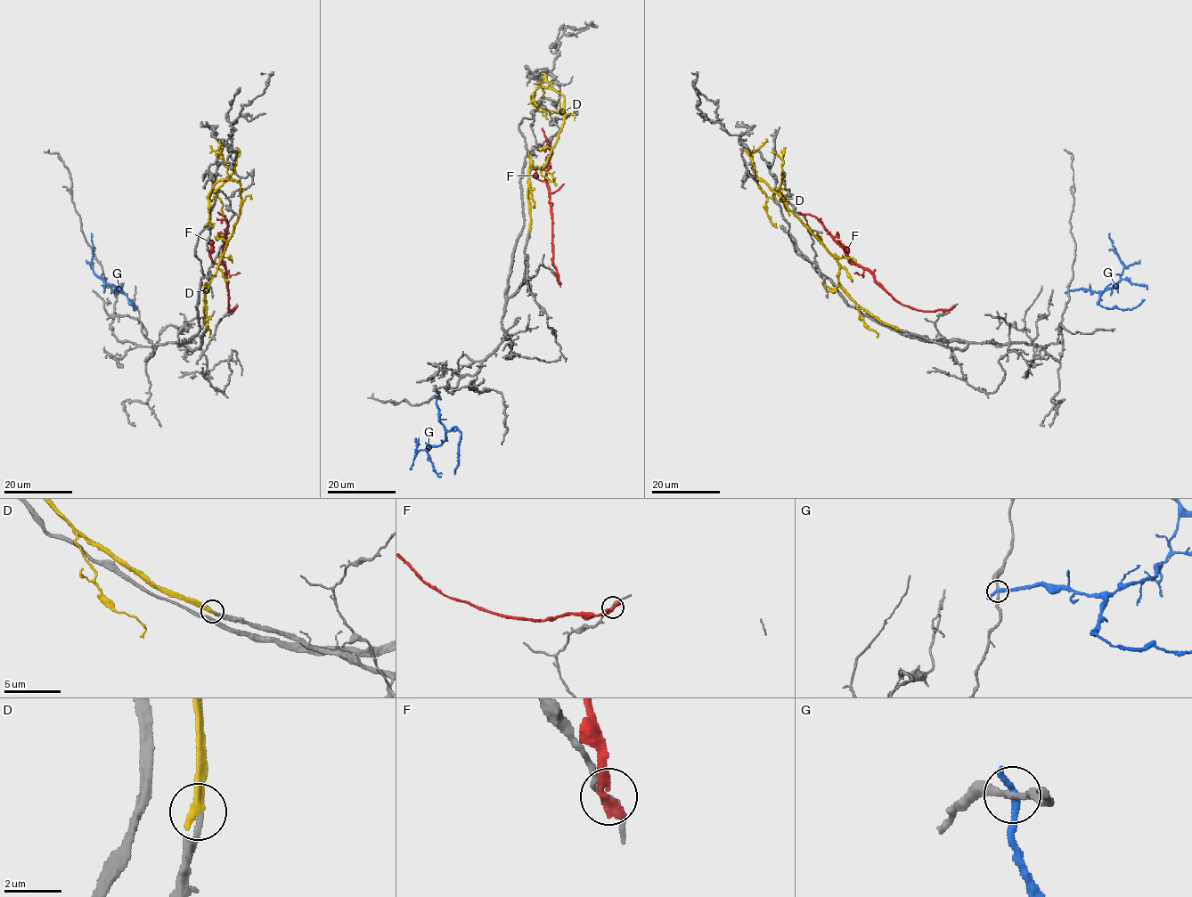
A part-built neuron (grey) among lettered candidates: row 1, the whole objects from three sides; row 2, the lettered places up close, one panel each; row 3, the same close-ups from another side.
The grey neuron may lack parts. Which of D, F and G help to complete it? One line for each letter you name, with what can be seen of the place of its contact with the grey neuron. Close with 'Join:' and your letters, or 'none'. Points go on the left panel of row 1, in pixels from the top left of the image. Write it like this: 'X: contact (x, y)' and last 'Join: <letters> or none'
D: contact (206, 329)
Join: D

